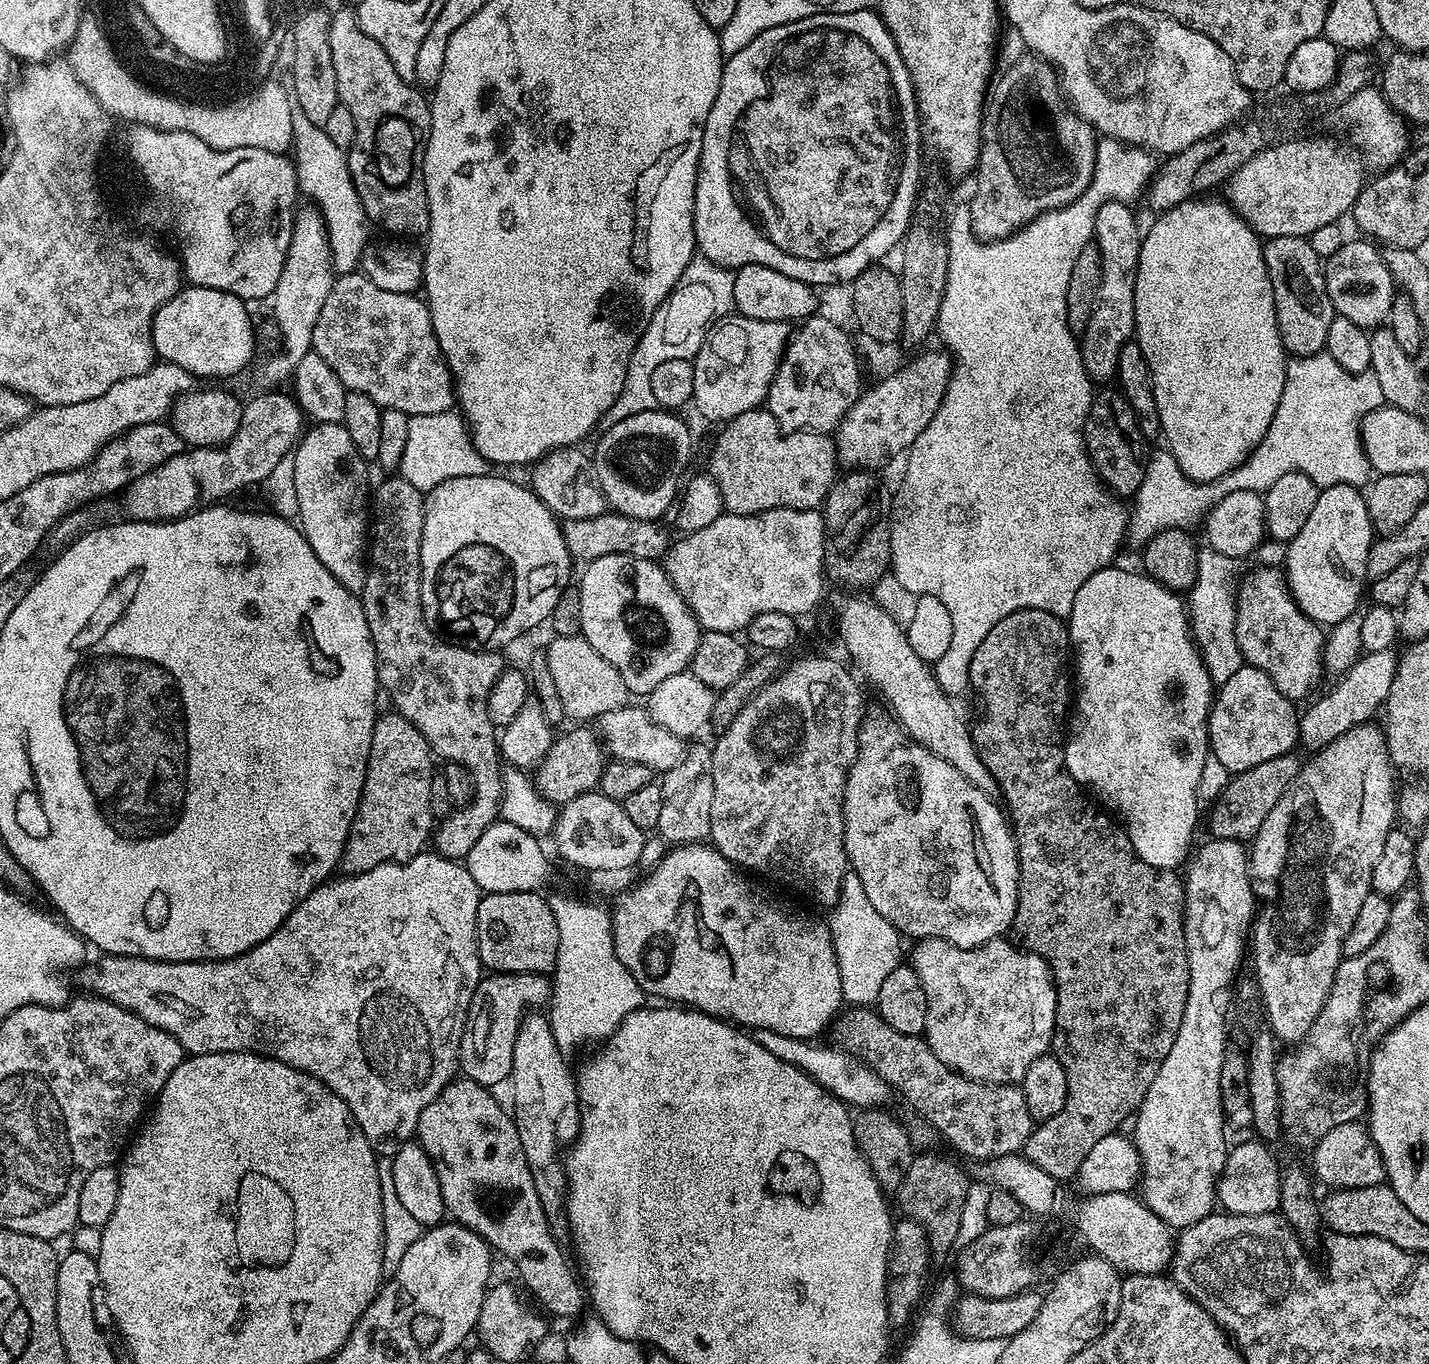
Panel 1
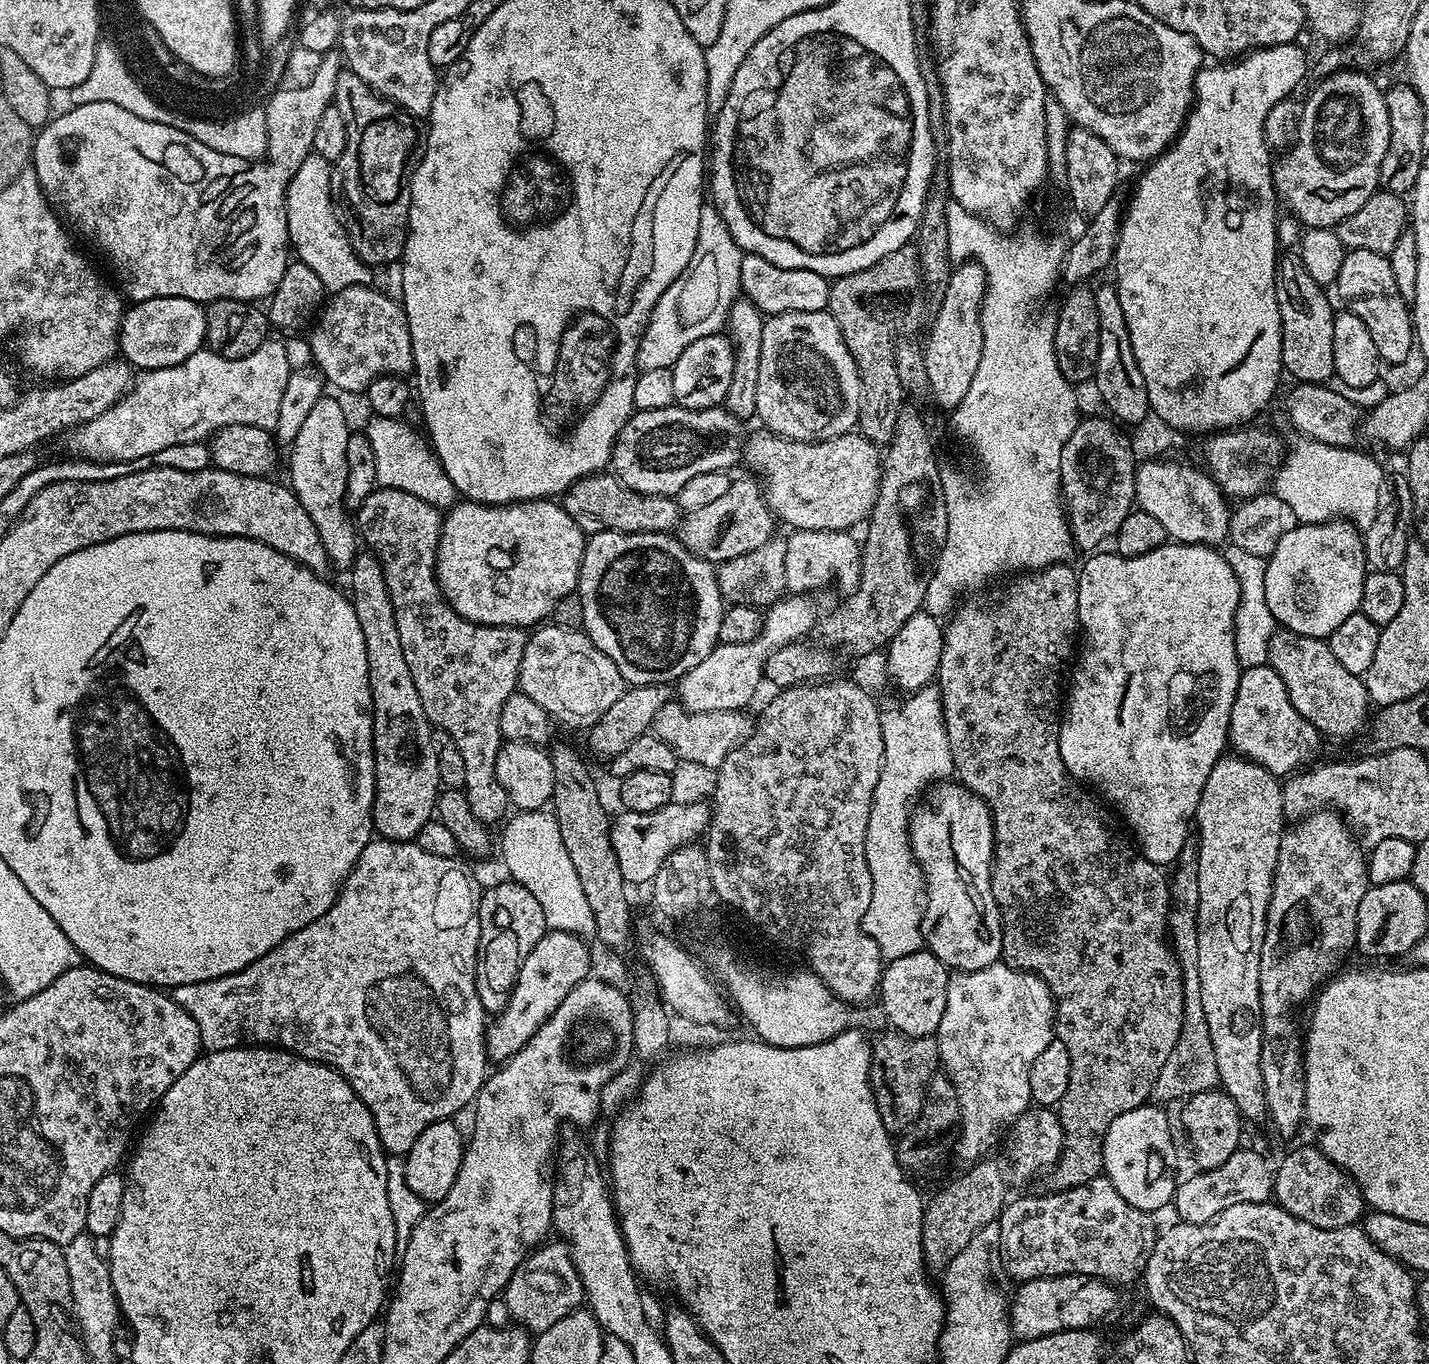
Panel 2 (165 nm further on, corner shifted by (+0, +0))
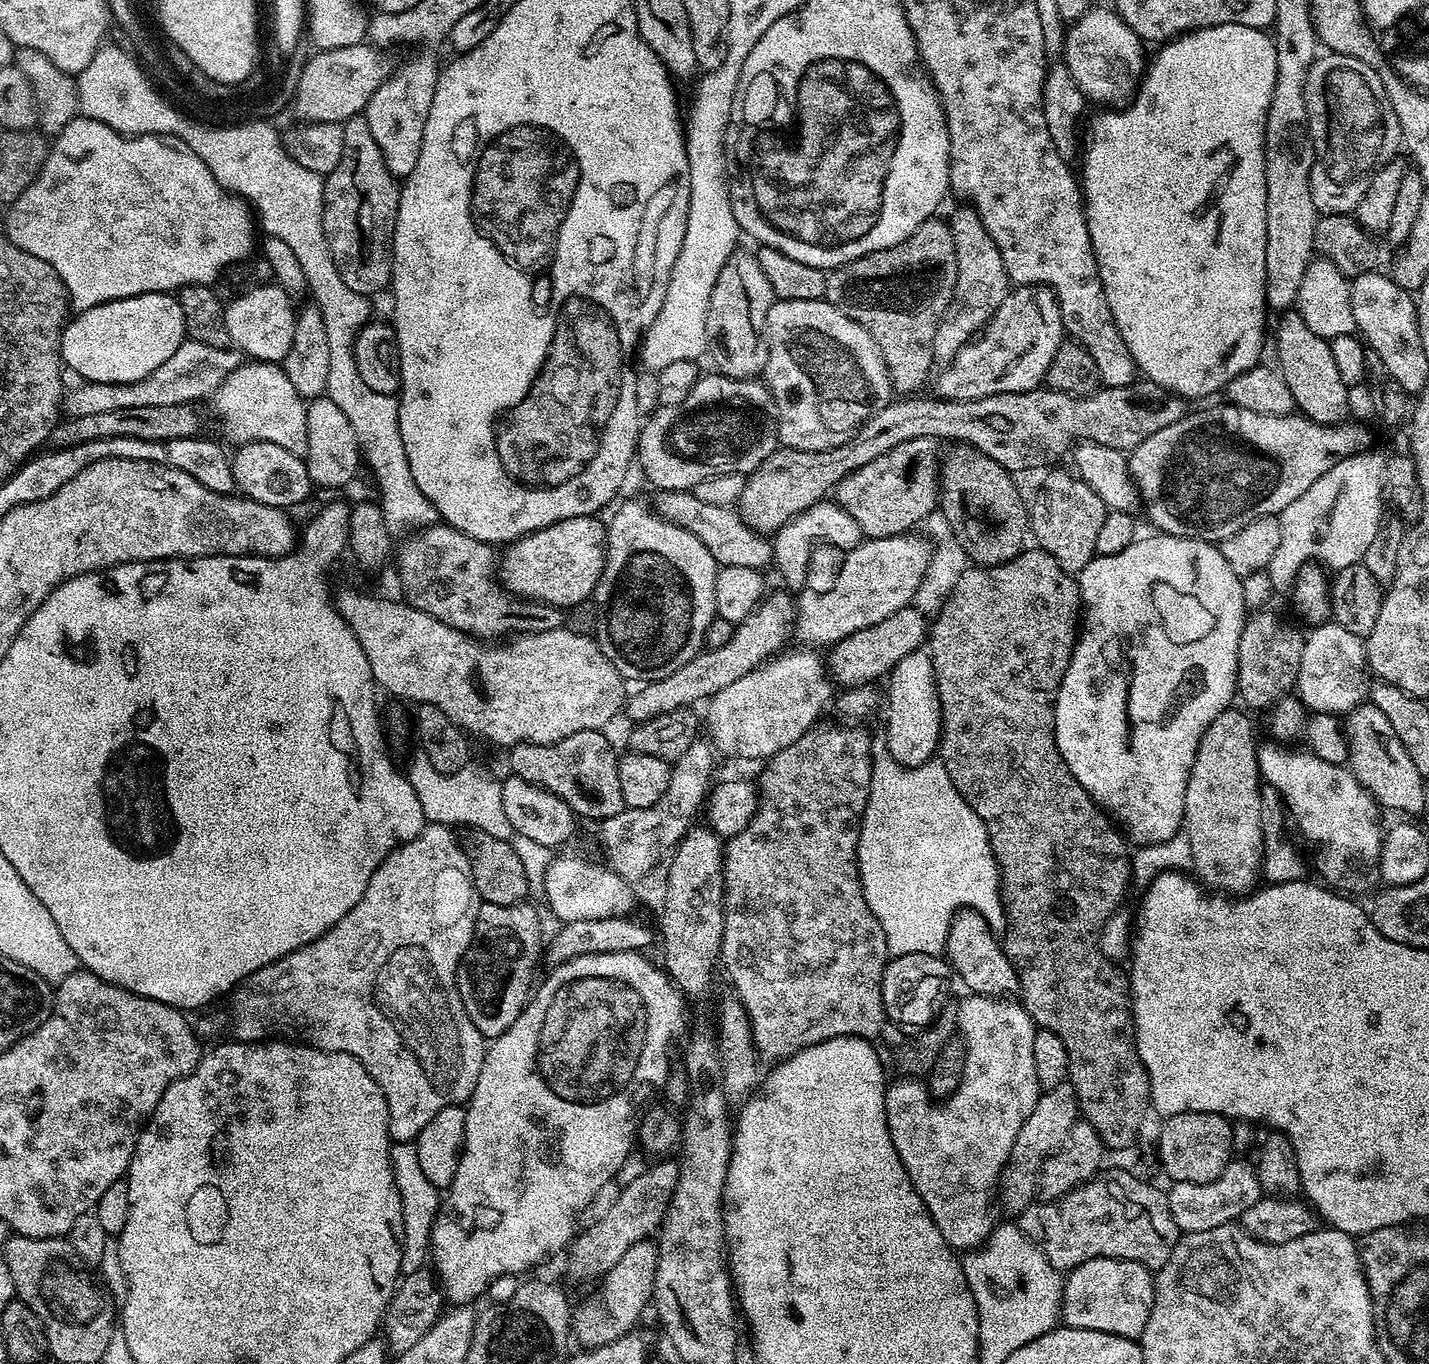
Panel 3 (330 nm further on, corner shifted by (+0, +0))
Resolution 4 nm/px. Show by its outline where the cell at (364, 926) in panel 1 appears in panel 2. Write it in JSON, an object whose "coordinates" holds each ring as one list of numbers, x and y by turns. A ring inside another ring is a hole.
{"coordinates":[[373,838,366,846,366,850,362,850,358,862,352,867,351,874,344,880,344,886,334,906,330,906,330,910,326,910,322,918,290,934,278,946,274,946,274,950,270,950,250,966,222,978,178,986,171,989,170,995,174,1002,178,1002,178,1006,182,1006,182,1010,186,1010,186,1014,190,1014,190,1018,194,1018,194,1022,198,1022,200,1043,207,1051,217,1052,245,1046,275,1046,296,1056,330,1066,335,1072,342,1074,348,1079,354,1094,358,1094,358,1098,362,1098,362,1102,370,1110,385,1153,404,1156,410,1150,410,1146,418,1142,418,1134,422,1134,426,1126,455,1117,455,1112,462,1111,467,1104,469,1107,489,1075,486,1013,478,998,476,985,476,955,479,941,478,888,476,892,476,884,472,881,471,874,464,869,460,858,430,854,422,850,416,842]]}

